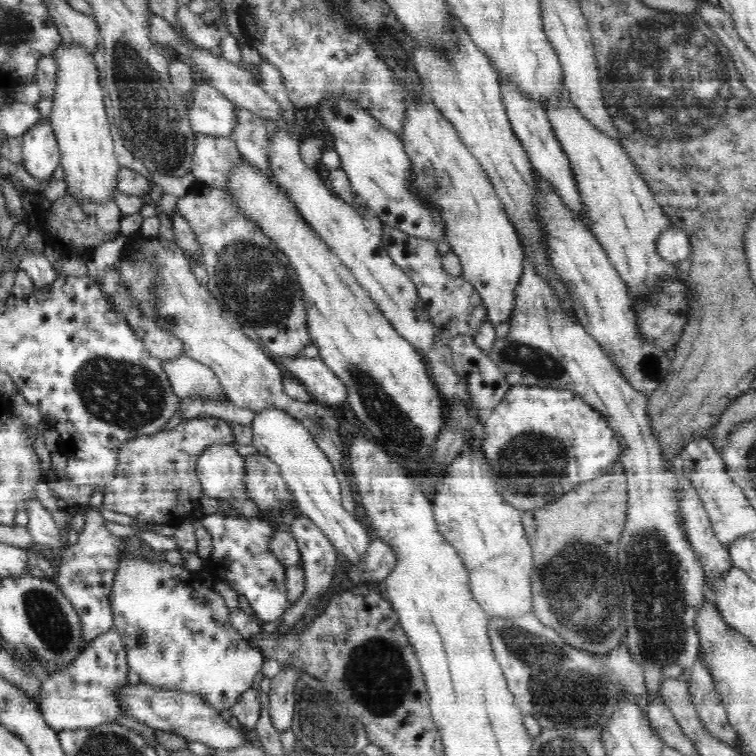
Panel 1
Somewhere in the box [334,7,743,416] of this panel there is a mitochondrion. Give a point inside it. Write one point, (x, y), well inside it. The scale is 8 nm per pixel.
(639, 81)

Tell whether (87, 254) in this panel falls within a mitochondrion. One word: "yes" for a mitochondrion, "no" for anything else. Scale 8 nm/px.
no

